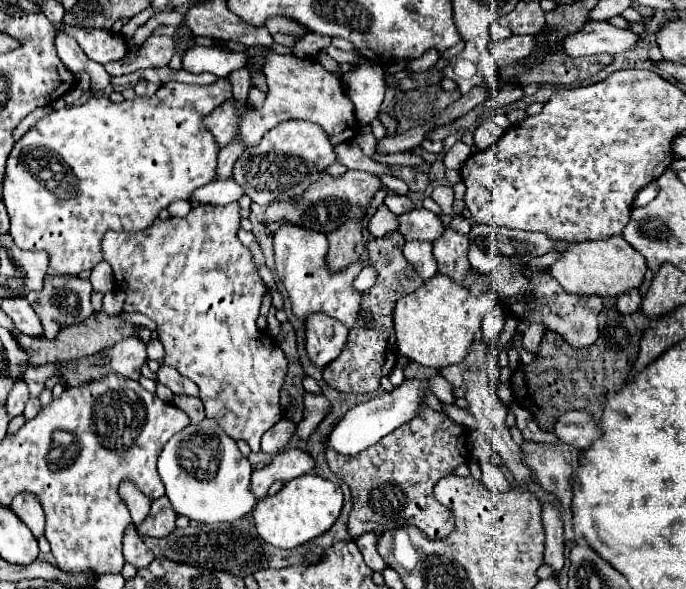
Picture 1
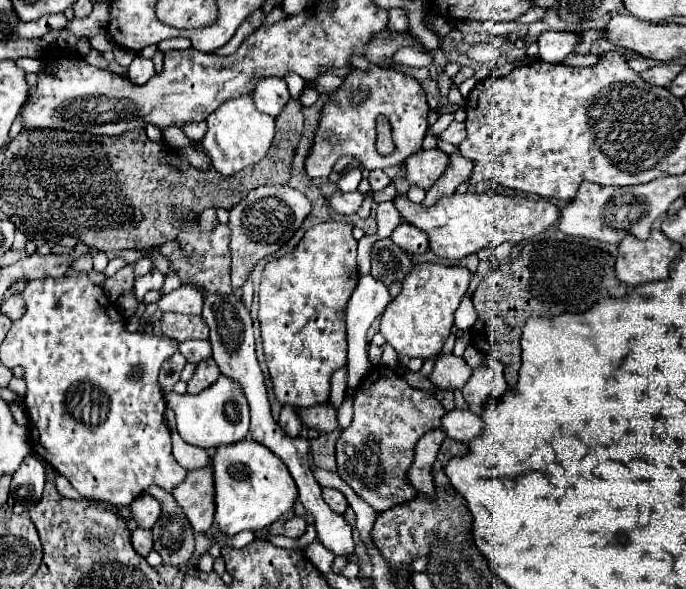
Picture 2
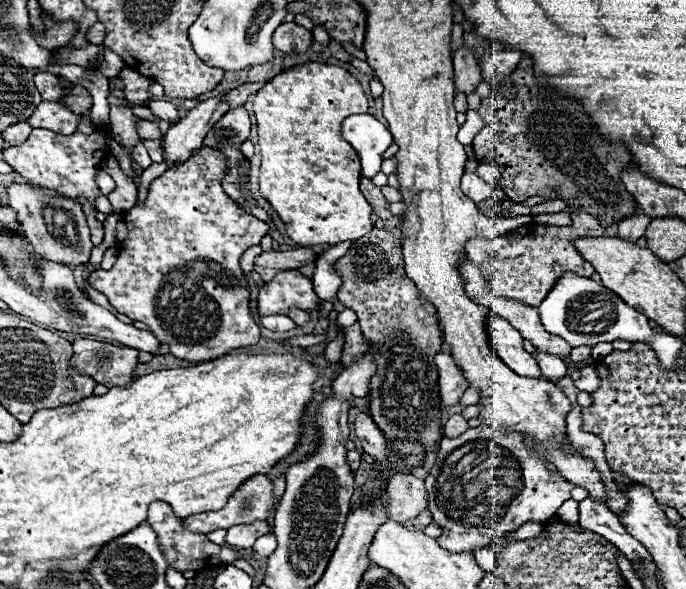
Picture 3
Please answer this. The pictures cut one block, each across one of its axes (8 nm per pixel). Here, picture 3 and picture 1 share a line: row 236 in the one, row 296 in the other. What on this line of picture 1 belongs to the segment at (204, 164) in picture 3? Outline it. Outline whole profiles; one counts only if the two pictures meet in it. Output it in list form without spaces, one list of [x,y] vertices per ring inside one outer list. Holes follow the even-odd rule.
[[[232,202],[226,206],[214,206],[214,204],[200,204],[196,208],[192,208],[184,218],[168,218],[168,220],[156,220],[156,224],[152,228],[146,228],[144,232],[136,232],[136,236],[124,236],[118,232],[106,232],[104,240],[102,240],[102,254],[104,260],[112,266],[114,270],[114,282],[116,288],[126,292],[126,302],[124,302],[124,312],[140,312],[146,314],[148,318],[152,318],[158,324],[158,340],[164,344],[166,356],[164,356],[164,364],[176,368],[182,376],[190,378],[192,382],[198,384],[200,388],[200,400],[204,404],[206,410],[206,418],[216,420],[218,426],[234,440],[246,440],[252,448],[252,452],[260,452],[260,440],[262,434],[272,428],[280,418],[282,418],[282,410],[280,410],[280,398],[278,392],[282,388],[284,382],[284,372],[286,372],[286,358],[282,354],[282,350],[276,346],[274,338],[268,336],[266,332],[260,332],[256,328],[256,318],[260,316],[260,302],[262,296],[266,292],[266,284],[258,274],[258,268],[252,260],[250,250],[238,240],[238,230],[240,230],[240,204]]]

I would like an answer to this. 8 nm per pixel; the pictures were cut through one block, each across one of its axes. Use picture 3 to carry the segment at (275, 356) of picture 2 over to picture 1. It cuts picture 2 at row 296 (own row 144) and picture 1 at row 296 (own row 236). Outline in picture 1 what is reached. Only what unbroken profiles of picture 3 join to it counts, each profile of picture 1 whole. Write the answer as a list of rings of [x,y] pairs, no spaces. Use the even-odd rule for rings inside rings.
[[[286,224],[274,234],[274,250],[276,250],[276,274],[286,286],[294,314],[300,320],[306,320],[306,316],[314,312],[326,312],[328,316],[338,318],[348,328],[356,326],[362,294],[352,292],[352,282],[362,270],[360,262],[354,262],[348,270],[342,270],[342,272],[328,272],[326,236],[296,224]]]

